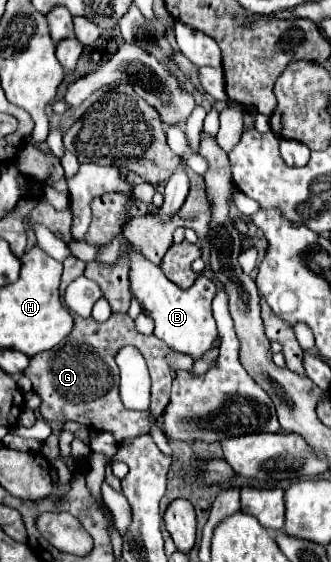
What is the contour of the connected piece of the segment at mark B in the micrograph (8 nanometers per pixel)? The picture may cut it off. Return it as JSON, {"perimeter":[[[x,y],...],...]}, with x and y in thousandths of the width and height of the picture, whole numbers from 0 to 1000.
{"perimeter":[[[423,450],[393,454],[399,475],[393,475],[393,507],[399,525],[423,536],[441,560],[453,560],[471,575],[465,596],[483,600],[502,614],[514,614],[538,628],[574,632],[586,642],[604,642],[622,625],[640,621],[647,607],[659,603],[653,571],[640,564],[640,532],[653,525],[653,507],[640,496],[604,489],[574,514],[532,511],[489,479],[447,461],[435,461]]]}

